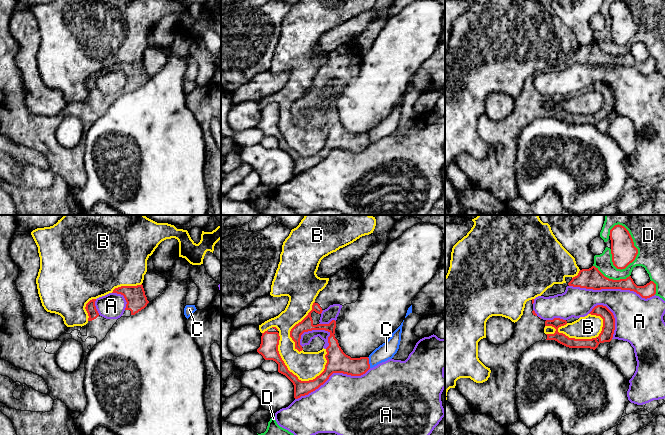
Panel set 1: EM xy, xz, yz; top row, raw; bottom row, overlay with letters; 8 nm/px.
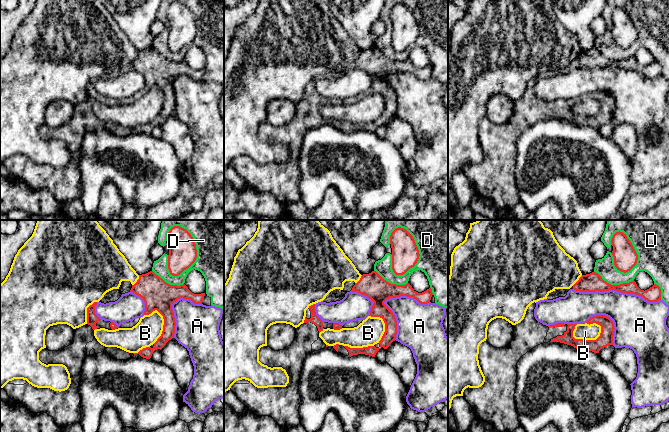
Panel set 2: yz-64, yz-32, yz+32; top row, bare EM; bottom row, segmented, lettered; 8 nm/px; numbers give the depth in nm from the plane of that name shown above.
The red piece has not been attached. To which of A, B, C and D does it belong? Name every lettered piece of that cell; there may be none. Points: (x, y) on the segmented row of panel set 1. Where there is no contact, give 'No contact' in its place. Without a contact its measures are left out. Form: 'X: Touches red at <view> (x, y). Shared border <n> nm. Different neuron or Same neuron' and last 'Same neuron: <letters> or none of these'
A: Touches red at yz (612, 288). Shared border 700 nm. Different neuron
B: Touches red at yz (579, 339). Shared border 480 nm. Different neuron
C: Touches red at xz (368, 362). Shared border 90 nm. Different neuron
D: Touches red at yz (635, 247). Shared border 380 nm. Different neuron
Same neuron: none of these

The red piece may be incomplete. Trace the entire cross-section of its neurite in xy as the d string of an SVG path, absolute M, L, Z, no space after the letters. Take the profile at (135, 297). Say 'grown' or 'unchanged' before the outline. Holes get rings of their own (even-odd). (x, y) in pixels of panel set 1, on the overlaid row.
grown; M142 284L137 286L121 286L115 288L112 293L123 295L127 302L125 311L121 317L135 315L149 303Z

